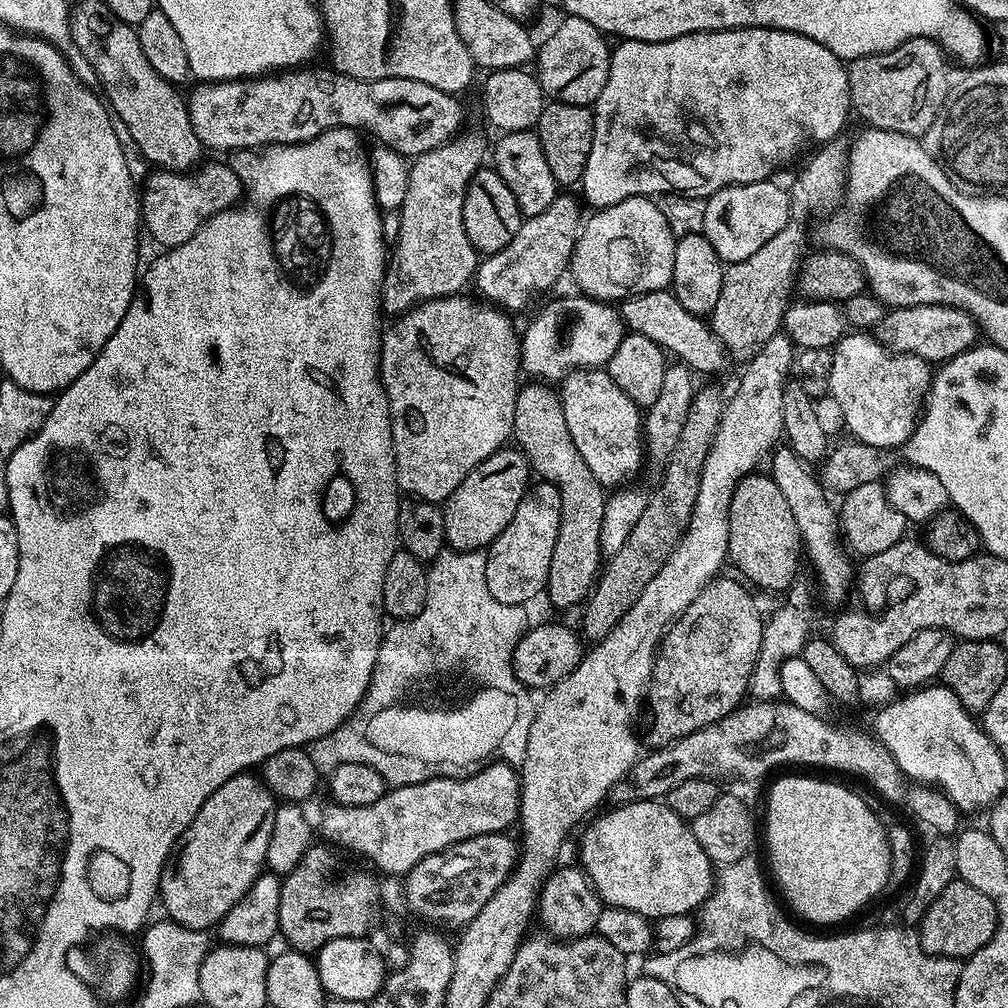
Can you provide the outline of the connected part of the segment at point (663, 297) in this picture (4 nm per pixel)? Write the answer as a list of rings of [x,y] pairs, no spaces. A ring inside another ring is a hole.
[[[671,291],[647,292],[641,296],[630,296],[619,305],[618,311],[629,333],[650,338],[665,353],[672,352],[693,373],[716,372],[726,361],[726,350],[720,340],[713,335],[711,327],[701,317],[682,310]]]

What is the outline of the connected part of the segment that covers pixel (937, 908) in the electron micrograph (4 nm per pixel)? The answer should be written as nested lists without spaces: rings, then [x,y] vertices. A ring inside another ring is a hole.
[[[959,878],[951,880],[946,890],[942,890],[942,894],[938,894],[938,898],[934,898],[932,904],[923,909],[921,916],[924,917],[920,920],[918,939],[920,949],[929,956],[972,956],[978,950],[982,950],[986,942],[990,942],[996,929],[994,902],[990,902],[986,894],[974,890],[974,886]]]

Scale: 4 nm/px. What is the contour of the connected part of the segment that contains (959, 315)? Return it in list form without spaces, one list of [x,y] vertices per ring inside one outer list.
[[[919,304],[885,311],[876,323],[874,339],[887,351],[917,356],[929,362],[947,362],[967,352],[977,343],[978,329],[967,312],[947,308],[944,304]]]

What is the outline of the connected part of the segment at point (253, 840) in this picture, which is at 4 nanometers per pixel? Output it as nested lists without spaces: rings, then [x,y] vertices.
[[[241,774],[218,786],[218,790],[206,798],[190,826],[185,828],[170,870],[160,874],[158,889],[159,903],[164,903],[167,919],[173,923],[201,930],[211,929],[211,924],[212,927],[219,925],[220,919],[243,898],[256,877],[261,875],[274,798],[255,780],[250,774]]]

